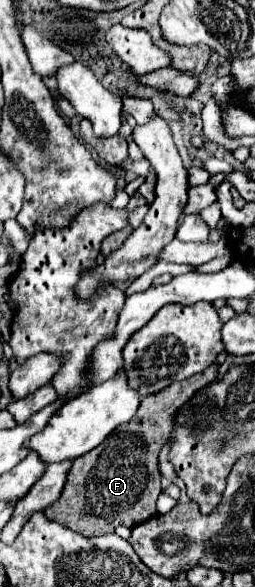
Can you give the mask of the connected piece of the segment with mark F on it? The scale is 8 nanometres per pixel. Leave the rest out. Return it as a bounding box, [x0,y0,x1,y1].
[43,364,217,536]

